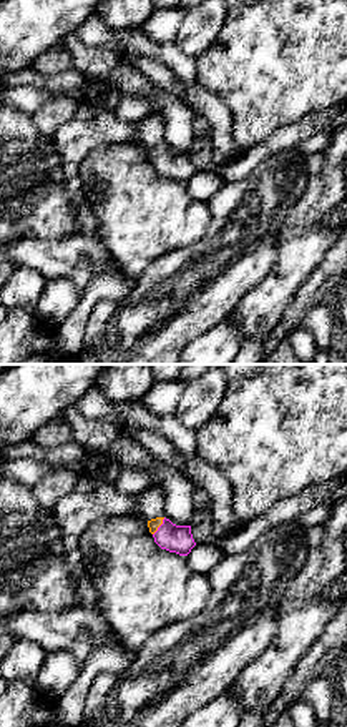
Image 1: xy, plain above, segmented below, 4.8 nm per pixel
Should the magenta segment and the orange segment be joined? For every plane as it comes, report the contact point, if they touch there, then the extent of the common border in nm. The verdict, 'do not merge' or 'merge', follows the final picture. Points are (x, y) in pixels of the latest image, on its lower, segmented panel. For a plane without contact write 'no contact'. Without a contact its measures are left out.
contact (160, 526); length 110 nm

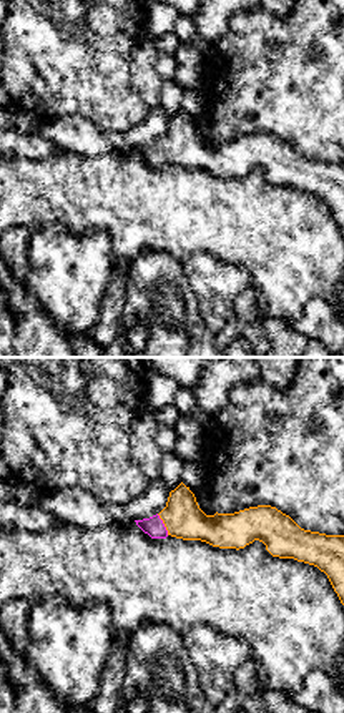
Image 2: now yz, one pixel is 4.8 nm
contact (163, 524); length 120 nm

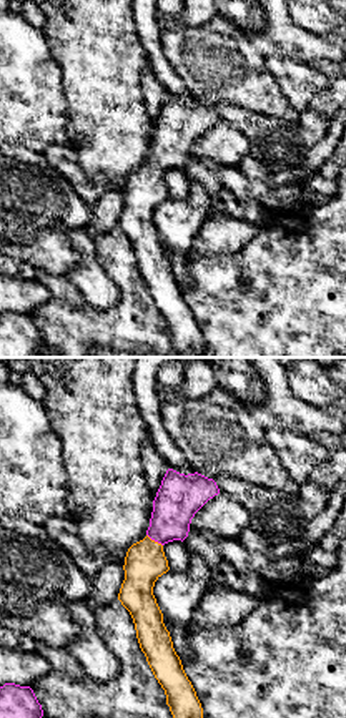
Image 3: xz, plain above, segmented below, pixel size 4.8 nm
contact (155, 540); length 100 nm

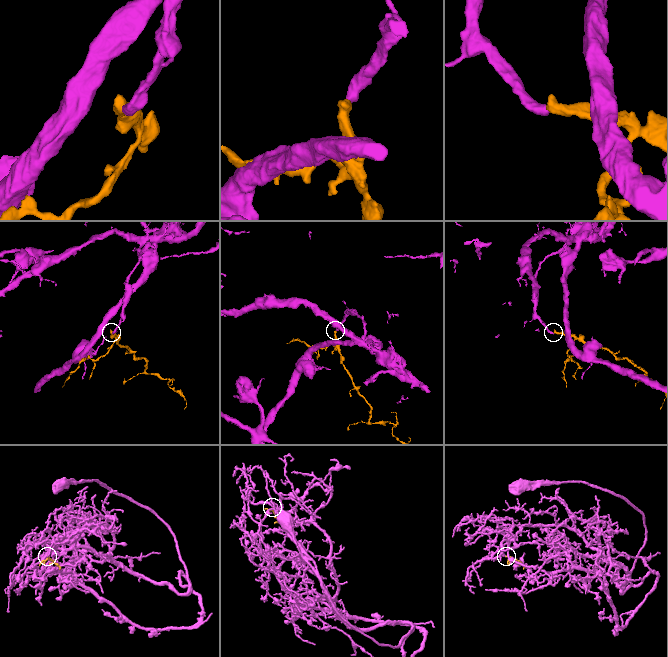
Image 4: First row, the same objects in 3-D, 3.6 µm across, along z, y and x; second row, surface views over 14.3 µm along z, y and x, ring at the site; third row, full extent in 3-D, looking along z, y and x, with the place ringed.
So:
merge

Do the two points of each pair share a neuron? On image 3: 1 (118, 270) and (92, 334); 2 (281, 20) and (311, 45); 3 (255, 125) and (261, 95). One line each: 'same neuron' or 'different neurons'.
1: same neuron
2: same neuron
3: different neurons

